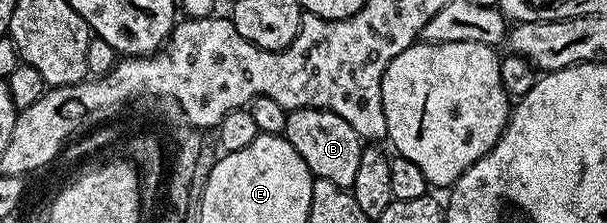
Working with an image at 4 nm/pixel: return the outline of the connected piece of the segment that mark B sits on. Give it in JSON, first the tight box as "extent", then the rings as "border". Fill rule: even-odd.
{"extent":[283,108,365,190],"border":[[[320,108],[290,109],[283,135],[297,150],[297,154],[301,154],[314,179],[328,180],[348,190],[353,188],[365,144],[359,139],[357,130],[353,130],[353,126],[349,126],[341,114]]]}

